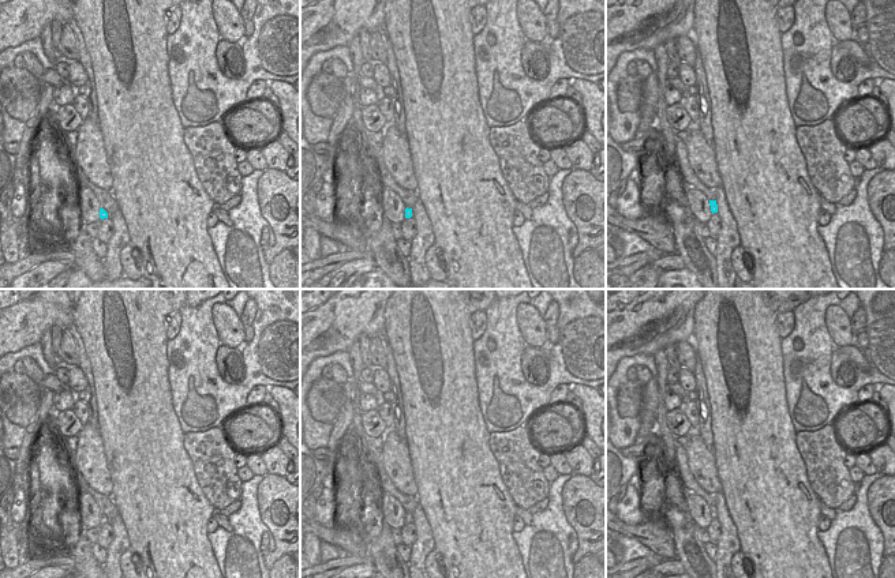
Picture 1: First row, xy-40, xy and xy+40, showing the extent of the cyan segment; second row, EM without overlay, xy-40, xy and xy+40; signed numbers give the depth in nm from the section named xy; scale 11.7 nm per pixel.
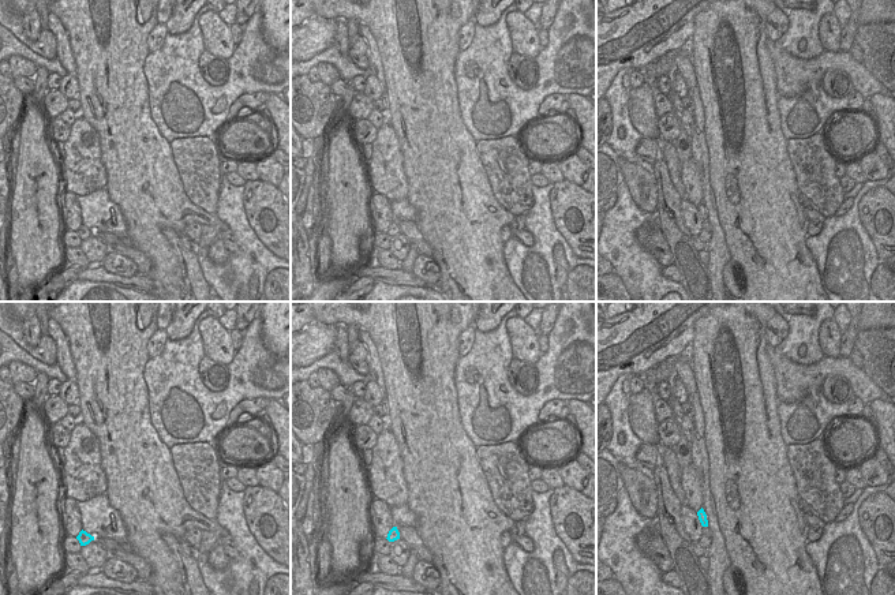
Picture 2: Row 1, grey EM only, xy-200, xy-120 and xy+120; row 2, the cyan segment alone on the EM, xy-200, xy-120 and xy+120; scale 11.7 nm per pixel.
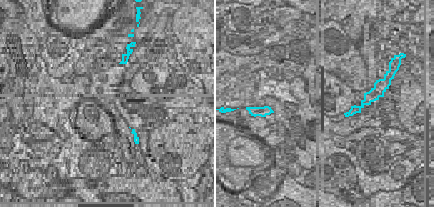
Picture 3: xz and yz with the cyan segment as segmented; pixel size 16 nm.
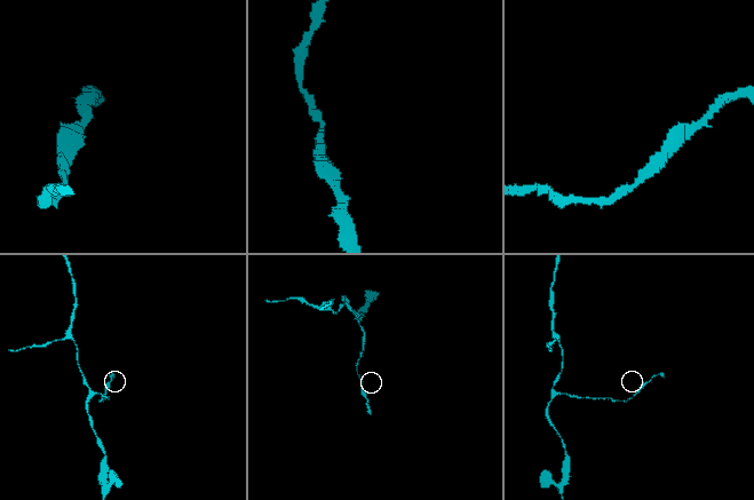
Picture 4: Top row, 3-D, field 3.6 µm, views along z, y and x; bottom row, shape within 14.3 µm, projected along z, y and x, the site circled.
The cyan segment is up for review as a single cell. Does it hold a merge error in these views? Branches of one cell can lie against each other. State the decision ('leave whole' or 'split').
leave whole

